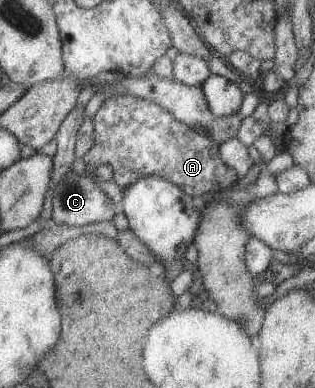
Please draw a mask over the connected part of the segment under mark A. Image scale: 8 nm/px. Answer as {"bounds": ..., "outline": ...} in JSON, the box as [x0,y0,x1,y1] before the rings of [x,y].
{"bounds":[82,96,241,198],"outline":[[[111,96],[101,105],[92,122],[94,145],[82,160],[86,166],[95,169],[111,165],[114,171],[112,180],[122,189],[141,178],[157,176],[196,198],[227,190],[241,177],[221,159],[218,143],[179,121],[157,102],[133,96]]]}

